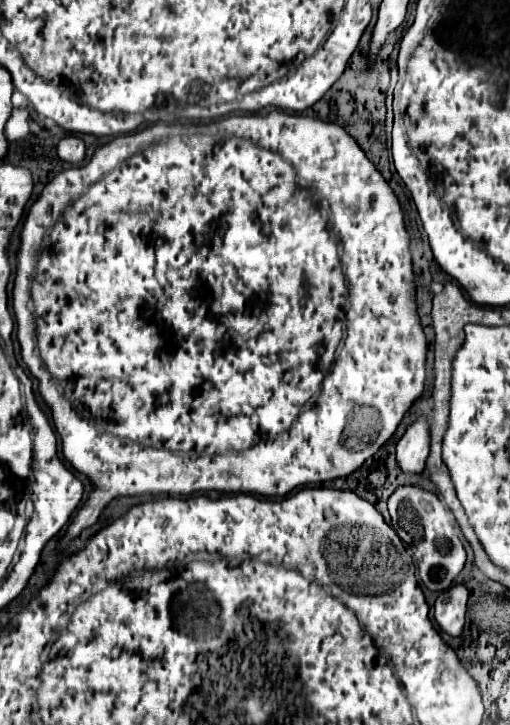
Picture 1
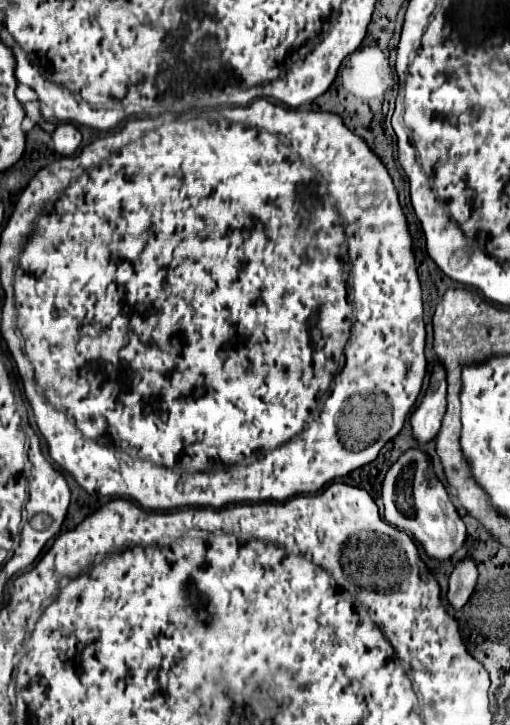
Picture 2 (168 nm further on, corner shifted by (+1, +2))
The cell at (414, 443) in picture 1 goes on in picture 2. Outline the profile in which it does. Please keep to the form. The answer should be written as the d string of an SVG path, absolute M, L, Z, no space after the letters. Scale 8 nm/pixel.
M437 362L435 370L431 374L431 382L429 388L421 400L421 404L417 406L417 410L411 414L411 430L413 430L413 440L417 446L425 446L427 442L431 442L439 428L441 428L441 420L447 408L445 402L447 396L447 382L445 382L445 370L443 366Z

